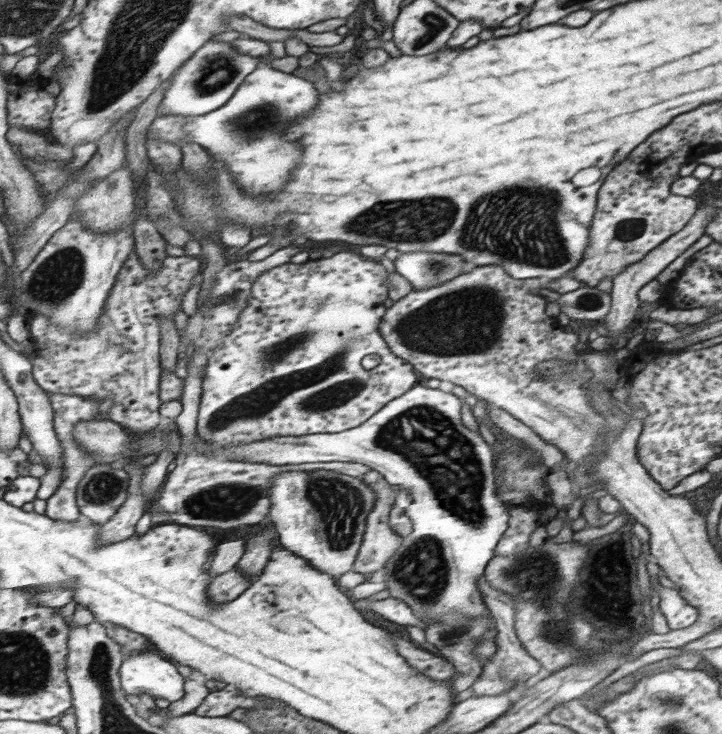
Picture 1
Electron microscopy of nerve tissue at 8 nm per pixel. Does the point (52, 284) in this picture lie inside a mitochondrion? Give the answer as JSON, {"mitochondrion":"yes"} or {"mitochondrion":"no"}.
{"mitochondrion":"yes"}

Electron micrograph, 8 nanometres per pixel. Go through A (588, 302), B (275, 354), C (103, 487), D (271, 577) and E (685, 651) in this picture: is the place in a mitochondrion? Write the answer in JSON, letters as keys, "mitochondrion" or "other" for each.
{"A":"mitochondrion","B":"mitochondrion","C":"mitochondrion","D":"other","E":"other"}

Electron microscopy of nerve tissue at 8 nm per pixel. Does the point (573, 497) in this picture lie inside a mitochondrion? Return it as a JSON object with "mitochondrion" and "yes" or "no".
{"mitochondrion":"no"}

